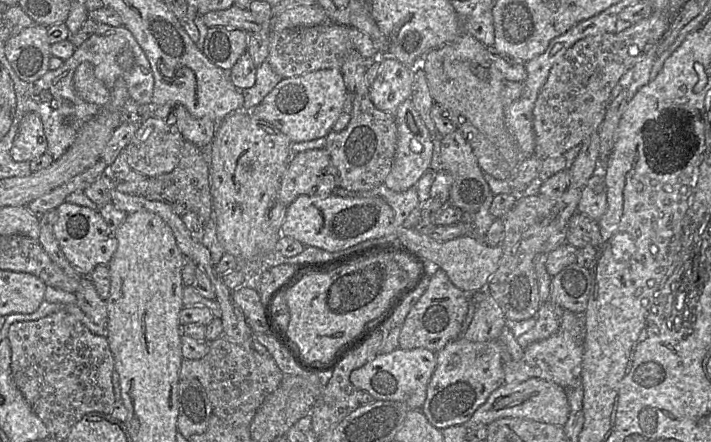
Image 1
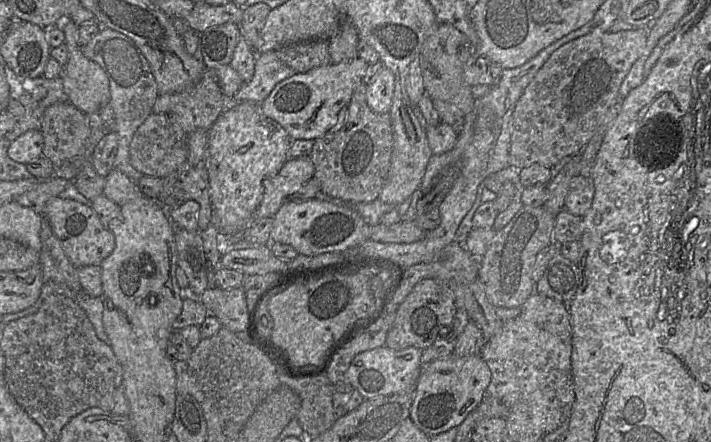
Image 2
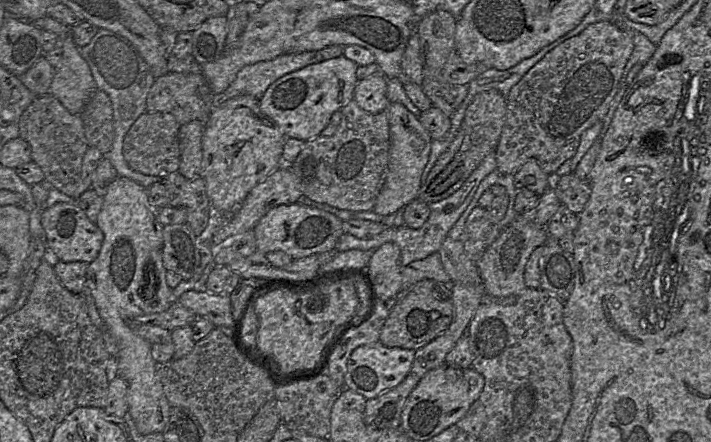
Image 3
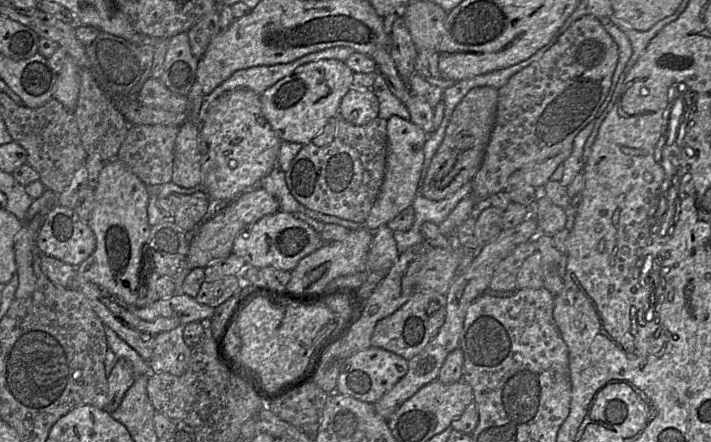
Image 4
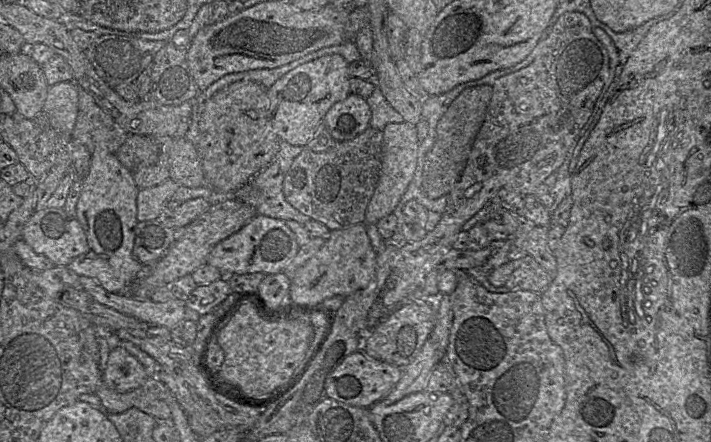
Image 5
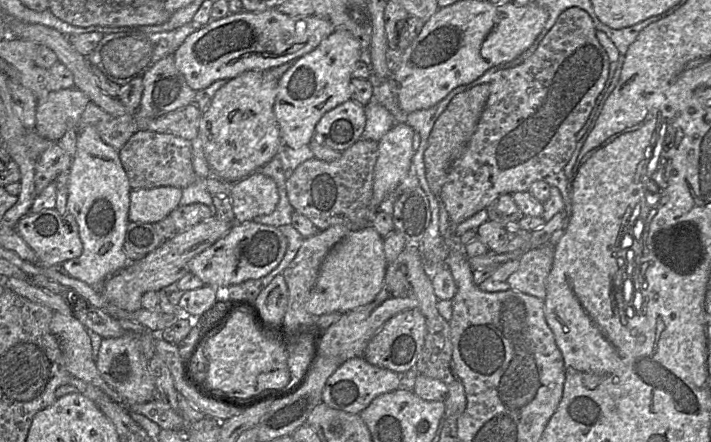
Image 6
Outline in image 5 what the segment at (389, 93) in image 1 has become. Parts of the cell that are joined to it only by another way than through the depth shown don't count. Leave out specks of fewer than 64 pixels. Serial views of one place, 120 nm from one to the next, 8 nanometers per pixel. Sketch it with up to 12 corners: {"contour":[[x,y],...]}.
{"contour":[[350,93],[326,113],[336,142],[370,125],[367,100]]}

